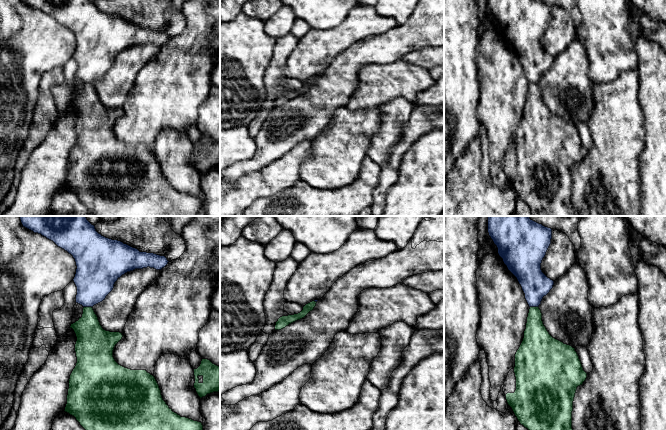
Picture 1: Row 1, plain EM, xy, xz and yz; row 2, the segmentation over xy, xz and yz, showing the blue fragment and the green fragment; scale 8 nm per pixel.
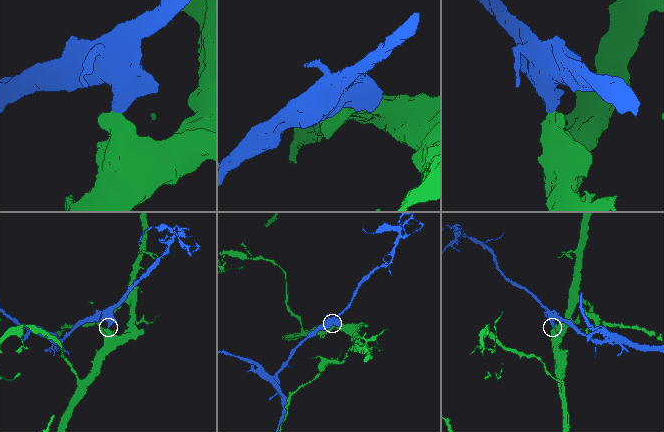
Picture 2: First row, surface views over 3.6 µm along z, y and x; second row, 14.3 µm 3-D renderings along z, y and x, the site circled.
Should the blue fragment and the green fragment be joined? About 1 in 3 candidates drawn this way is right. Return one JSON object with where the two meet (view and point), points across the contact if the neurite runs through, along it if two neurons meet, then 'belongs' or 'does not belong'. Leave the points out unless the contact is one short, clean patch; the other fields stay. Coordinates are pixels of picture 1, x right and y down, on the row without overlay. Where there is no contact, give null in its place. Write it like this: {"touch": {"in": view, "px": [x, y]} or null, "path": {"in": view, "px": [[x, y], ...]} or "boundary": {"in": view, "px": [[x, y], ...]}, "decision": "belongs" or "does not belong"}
{"touch": {"in": "yz", "px": [534, 82]}, "boundary": {"in": "yz", "px": [[530, 82], [538, 83]]}, "decision": "does not belong"}

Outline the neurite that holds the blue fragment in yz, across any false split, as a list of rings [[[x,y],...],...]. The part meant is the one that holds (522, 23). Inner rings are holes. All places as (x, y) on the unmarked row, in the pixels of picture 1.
[[[488,0],[488,9],[504,40],[521,61],[529,83],[539,83],[554,61],[541,46],[552,5],[542,0]]]

